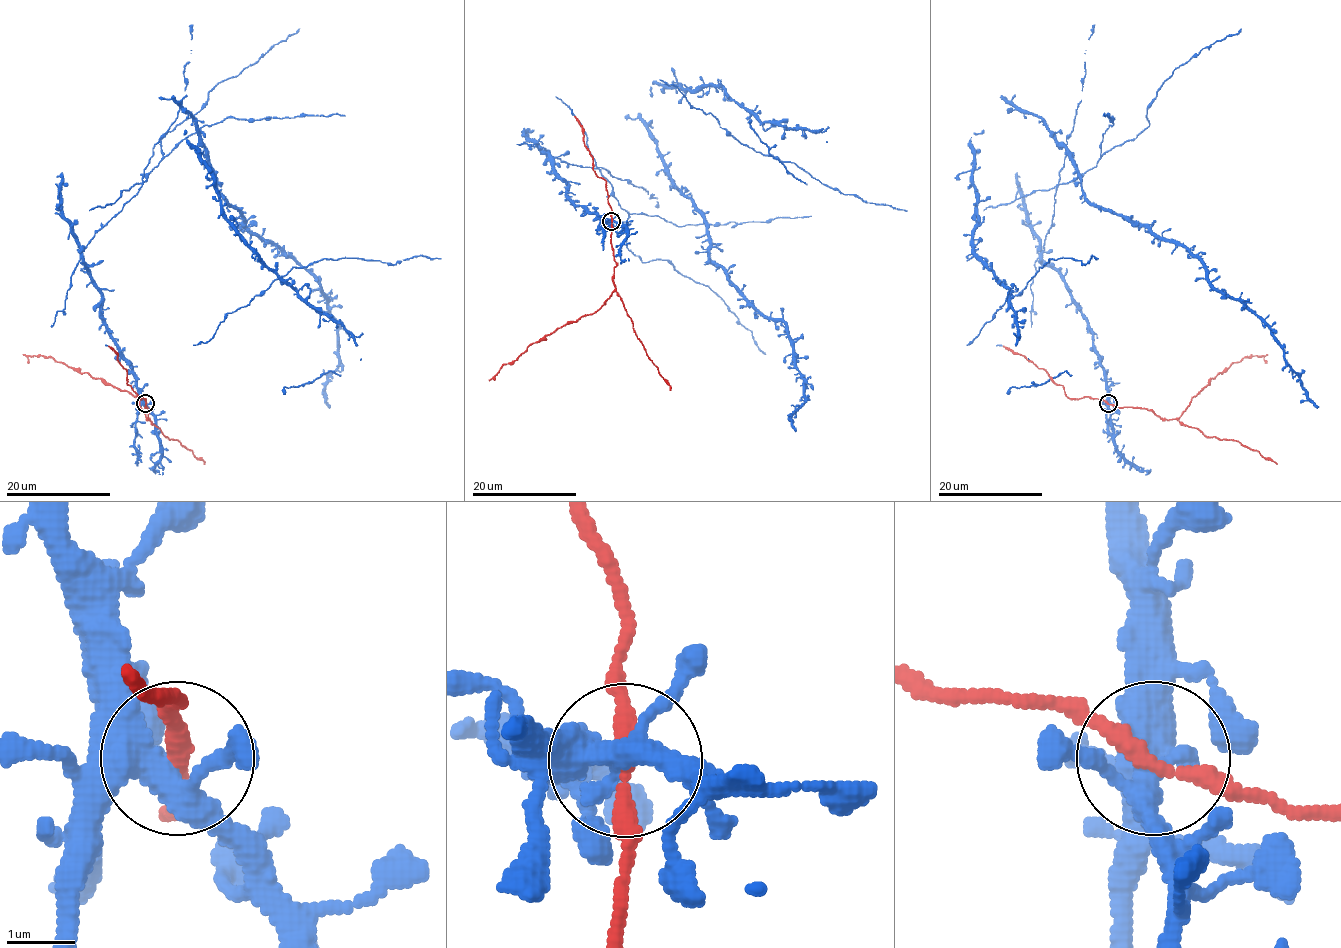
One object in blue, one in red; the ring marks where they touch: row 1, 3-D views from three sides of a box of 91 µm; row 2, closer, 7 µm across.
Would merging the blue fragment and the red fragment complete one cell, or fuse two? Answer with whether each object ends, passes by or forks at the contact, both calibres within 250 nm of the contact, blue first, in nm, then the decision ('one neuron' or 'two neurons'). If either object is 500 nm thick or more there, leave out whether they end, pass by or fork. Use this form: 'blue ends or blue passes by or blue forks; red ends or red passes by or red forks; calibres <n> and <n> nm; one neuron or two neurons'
blue forks; red passes by; calibres 380 and 240 nm; one neuron

